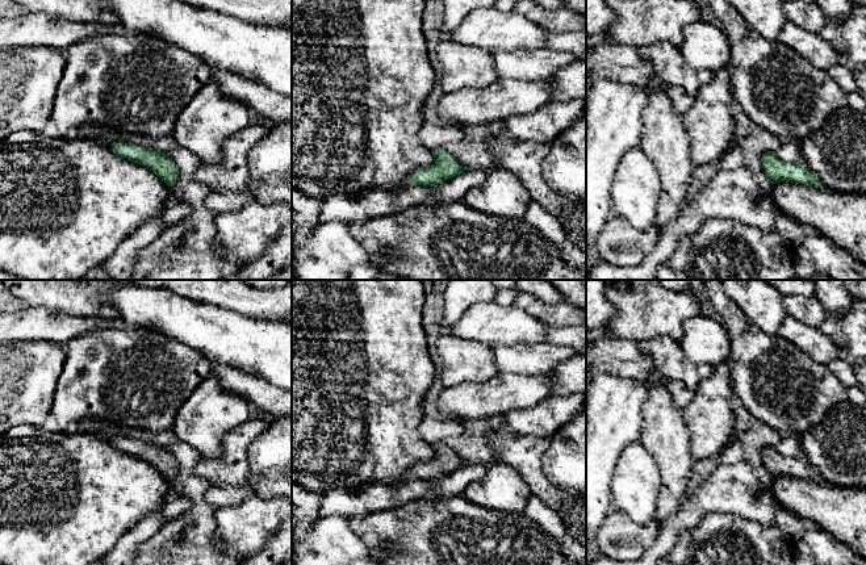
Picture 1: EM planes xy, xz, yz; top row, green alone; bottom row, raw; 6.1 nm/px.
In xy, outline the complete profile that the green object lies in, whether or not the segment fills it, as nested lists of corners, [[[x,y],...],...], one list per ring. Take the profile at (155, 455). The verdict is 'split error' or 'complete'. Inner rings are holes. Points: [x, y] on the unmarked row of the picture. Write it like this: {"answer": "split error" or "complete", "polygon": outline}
{"answer": "complete", "polygon": [[[116,436],[117,449],[152,465],[168,481],[173,481],[179,472],[179,463],[162,444],[146,443],[131,438]]]}

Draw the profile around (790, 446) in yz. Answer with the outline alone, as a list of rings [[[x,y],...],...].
[[[791,434],[791,435],[783,435],[781,441],[775,445],[779,455],[785,457],[802,457],[803,449],[800,438]]]

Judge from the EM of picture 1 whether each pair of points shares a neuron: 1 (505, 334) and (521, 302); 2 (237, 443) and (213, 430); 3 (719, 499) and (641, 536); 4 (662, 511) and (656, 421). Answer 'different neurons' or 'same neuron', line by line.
1: different neurons
2: different neurons
3: different neurons
4: same neuron

